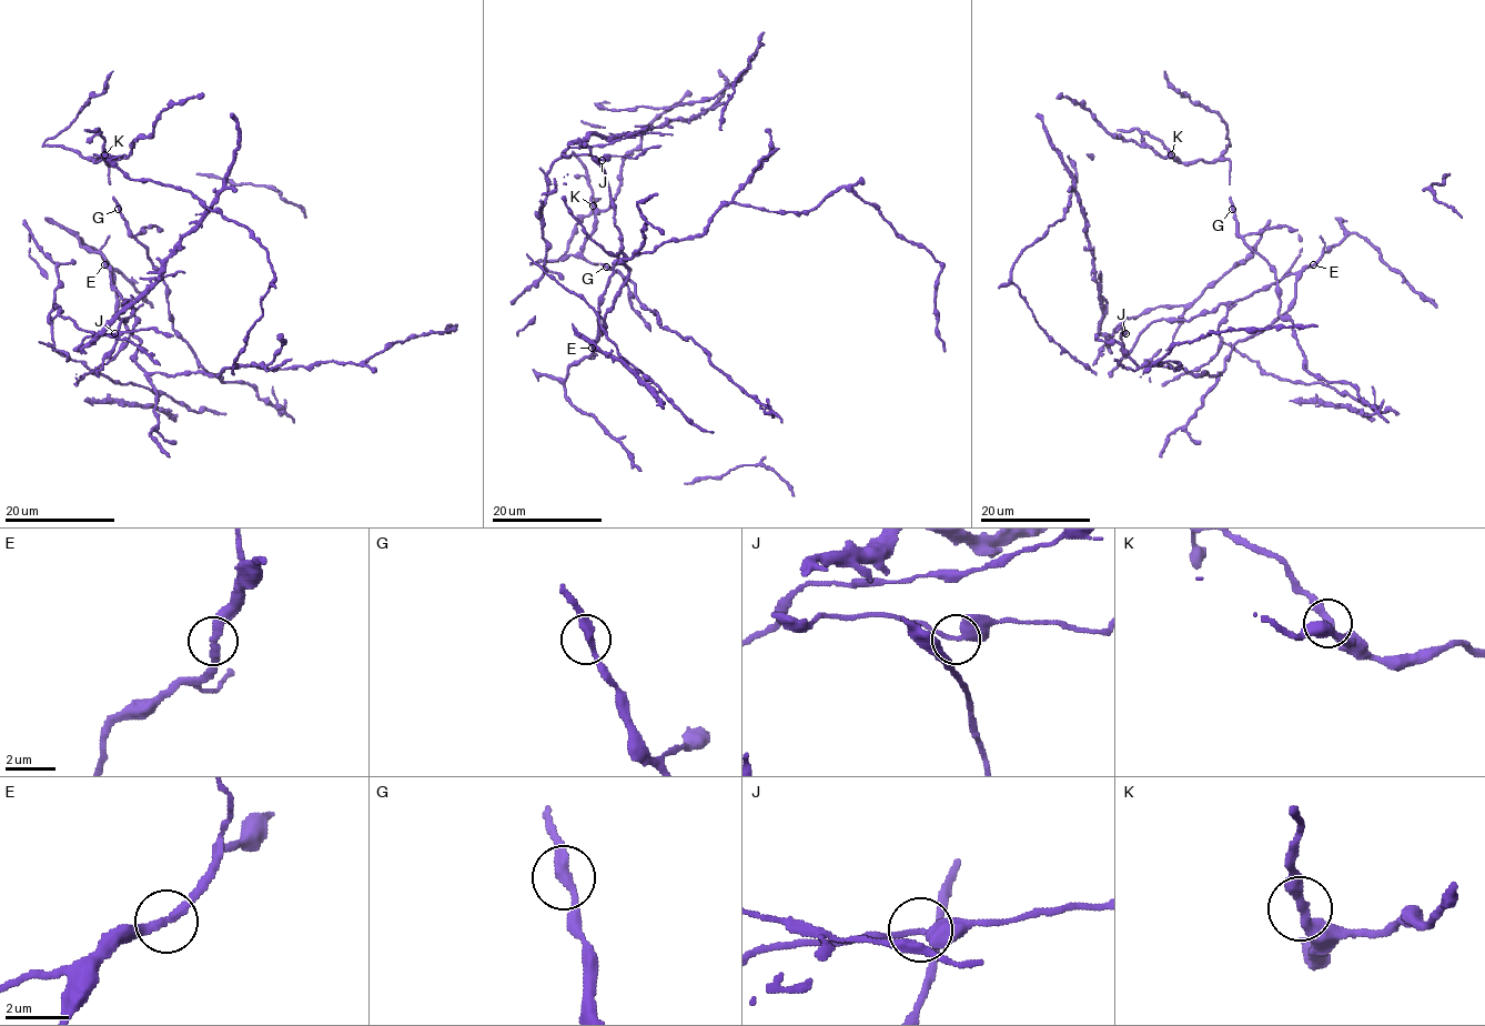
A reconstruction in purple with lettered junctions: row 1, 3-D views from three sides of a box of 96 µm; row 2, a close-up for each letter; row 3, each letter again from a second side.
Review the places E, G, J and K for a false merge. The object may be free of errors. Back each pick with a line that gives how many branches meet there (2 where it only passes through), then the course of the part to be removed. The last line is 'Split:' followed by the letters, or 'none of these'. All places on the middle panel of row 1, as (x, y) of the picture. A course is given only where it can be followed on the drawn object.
Split: none of these

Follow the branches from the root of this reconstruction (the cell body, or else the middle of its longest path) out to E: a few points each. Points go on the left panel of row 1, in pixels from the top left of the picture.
E: (125, 320), (133, 312), (133, 307), (114, 289), (104, 264)

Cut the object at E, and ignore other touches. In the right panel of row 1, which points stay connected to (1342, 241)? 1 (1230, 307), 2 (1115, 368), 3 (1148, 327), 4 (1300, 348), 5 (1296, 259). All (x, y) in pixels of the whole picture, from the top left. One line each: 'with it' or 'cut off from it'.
1: cut off from it
2: cut off from it
3: cut off from it
4: with it
5: with it

